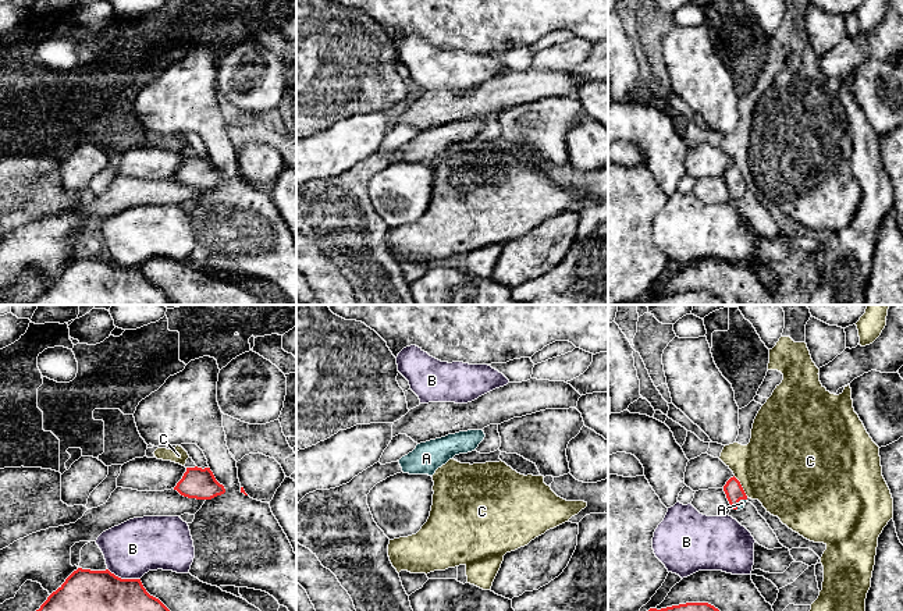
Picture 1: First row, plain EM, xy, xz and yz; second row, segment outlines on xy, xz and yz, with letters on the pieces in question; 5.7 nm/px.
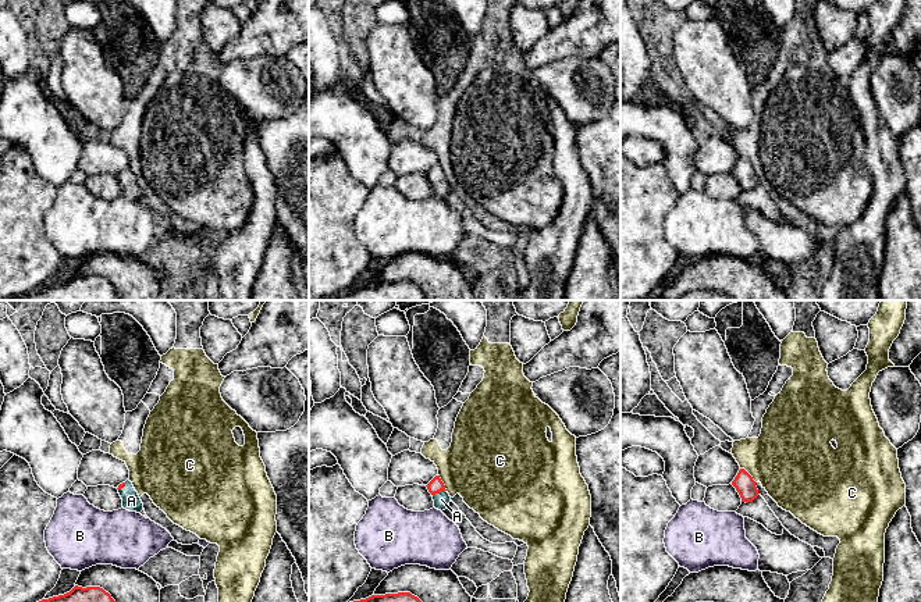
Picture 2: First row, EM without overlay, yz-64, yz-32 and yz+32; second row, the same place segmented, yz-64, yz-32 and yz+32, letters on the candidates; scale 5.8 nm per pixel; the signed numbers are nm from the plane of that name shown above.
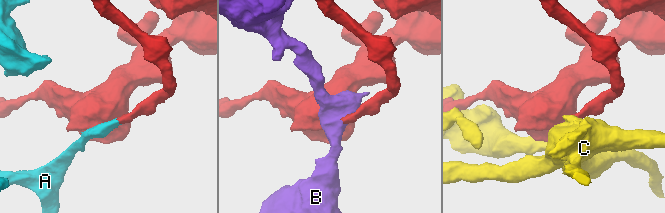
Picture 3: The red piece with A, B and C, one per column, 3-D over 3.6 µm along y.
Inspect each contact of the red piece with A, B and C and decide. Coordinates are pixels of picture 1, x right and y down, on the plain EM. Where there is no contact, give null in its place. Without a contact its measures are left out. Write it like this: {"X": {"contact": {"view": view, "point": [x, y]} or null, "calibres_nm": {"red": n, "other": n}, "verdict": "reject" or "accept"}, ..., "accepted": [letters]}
{"A": {"contact": {"view": "yz", "point": [739, 188]}, "calibres_nm": {"red": 110, "other": 50}, "verdict": "accept"}, "B": {"contact": {"view": "xy", "point": [124, 267]}, "calibres_nm": {"red": 500, "other": 320}, "verdict": "reject"}, "C": {"contact": {"view": "yz", "point": [740, 174]}, "calibres_nm": {"red": 110, "other": 440}, "verdict": "reject"}, "accepted": ["A"]}

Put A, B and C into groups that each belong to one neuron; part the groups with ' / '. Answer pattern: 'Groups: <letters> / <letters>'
Groups: A / B / C

